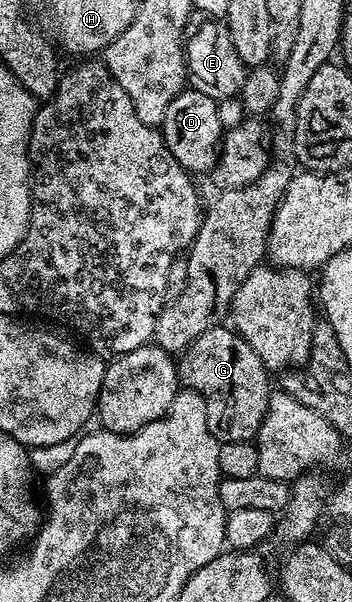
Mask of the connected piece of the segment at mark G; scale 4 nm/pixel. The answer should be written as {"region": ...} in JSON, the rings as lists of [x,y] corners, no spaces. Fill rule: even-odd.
{"region":[[[212,326],[205,330],[178,357],[179,379],[184,389],[203,397],[205,414],[209,422],[209,434],[220,444],[254,441],[259,435],[263,416],[273,385],[267,381],[269,369],[253,354],[253,346],[245,342],[230,327]]]}

